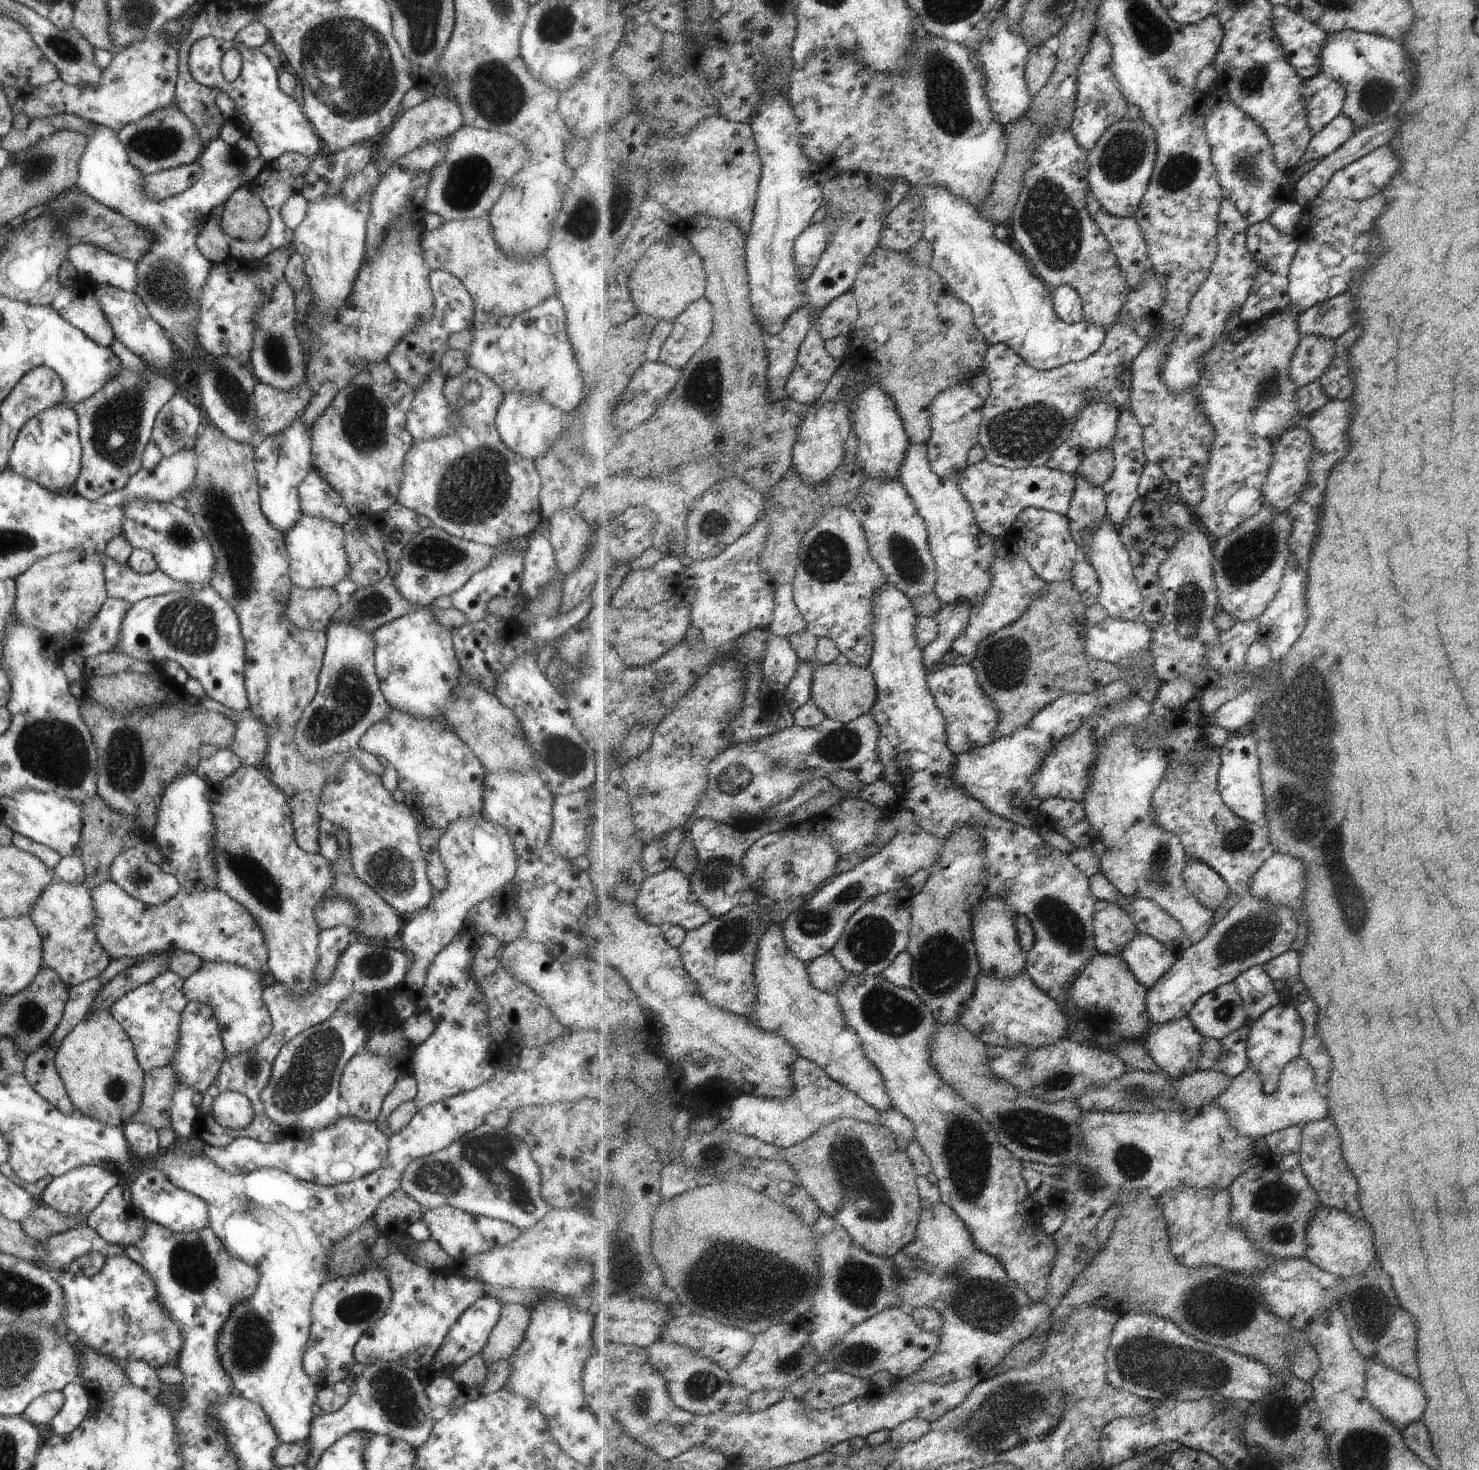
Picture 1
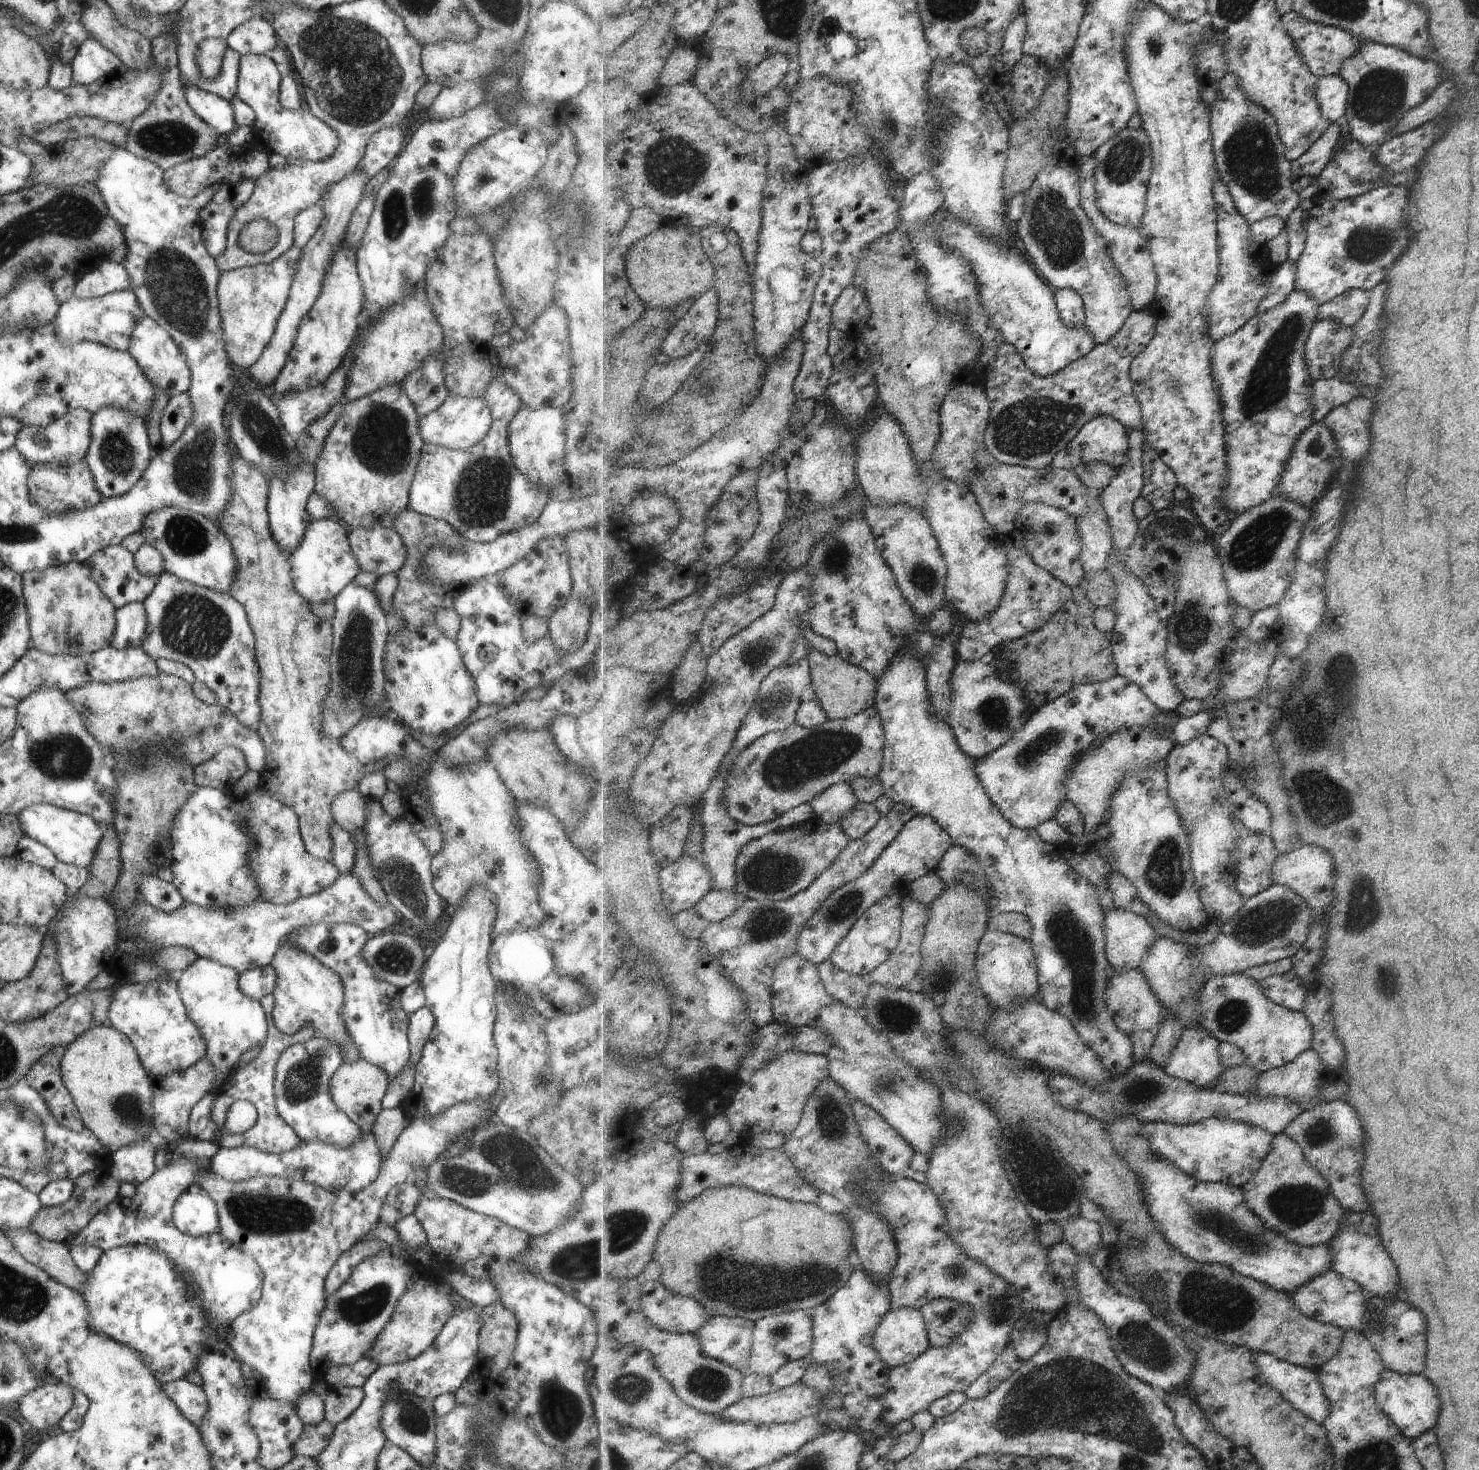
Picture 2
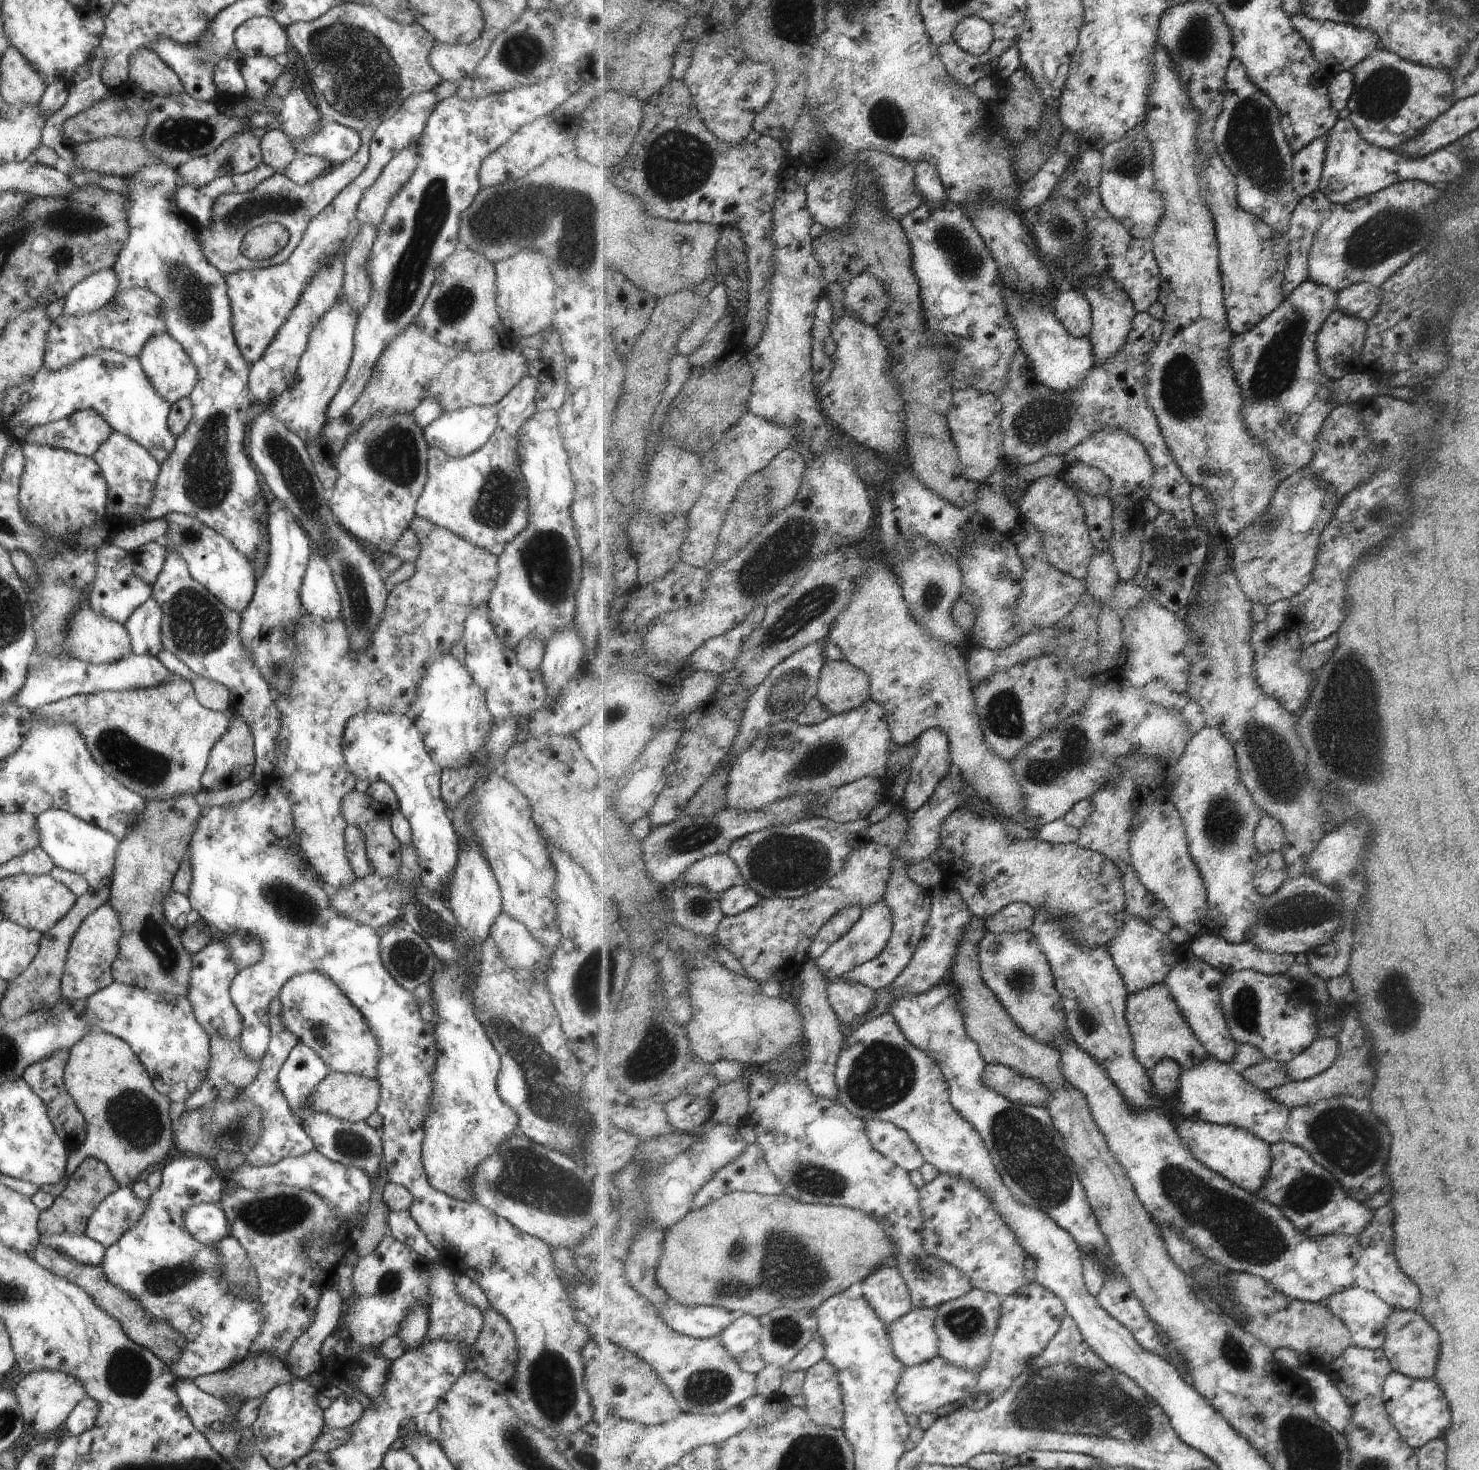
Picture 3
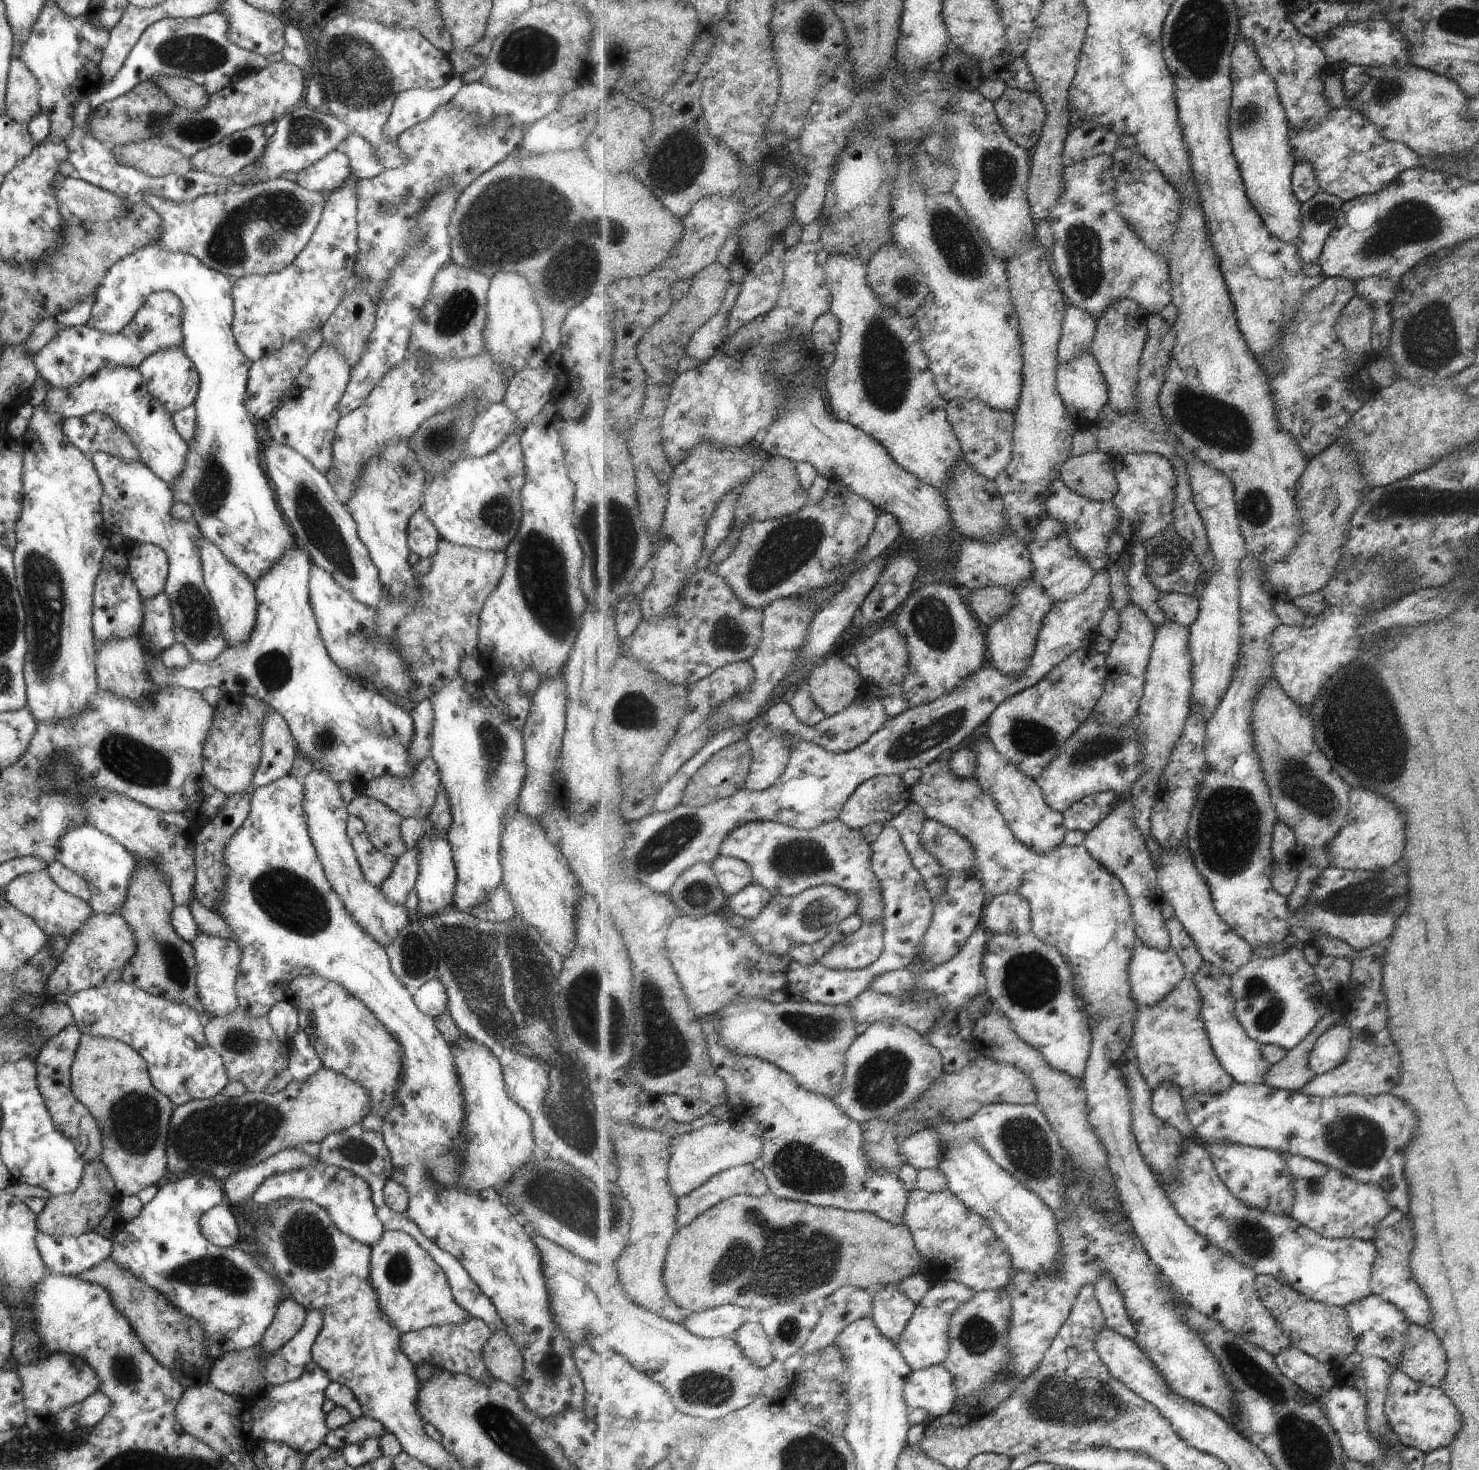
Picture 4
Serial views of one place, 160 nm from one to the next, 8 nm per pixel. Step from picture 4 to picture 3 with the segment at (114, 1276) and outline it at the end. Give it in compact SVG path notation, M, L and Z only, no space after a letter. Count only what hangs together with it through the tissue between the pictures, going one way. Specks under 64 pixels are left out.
M40 1242L29 1253L33 1260L41 1265L43 1268L50 1270L57 1276L65 1277L73 1284L80 1286L89 1296L93 1302L103 1311L112 1316L123 1327L128 1340L132 1340L135 1344L148 1348L161 1362L166 1365L174 1363L180 1352L184 1349L185 1339L169 1323L165 1321L156 1321L153 1317L148 1315L148 1312L138 1304L138 1300L133 1298L128 1292L121 1290L119 1287L113 1286L103 1274L100 1264L84 1265L75 1263L73 1259L69 1259L65 1255L59 1253L57 1250L43 1247Z

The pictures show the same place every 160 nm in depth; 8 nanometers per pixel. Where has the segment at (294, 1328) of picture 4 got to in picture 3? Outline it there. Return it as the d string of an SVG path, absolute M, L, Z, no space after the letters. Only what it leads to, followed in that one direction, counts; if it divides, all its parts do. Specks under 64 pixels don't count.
M265 1353L245 1355L239 1362L235 1364L231 1363L223 1370L192 1379L193 1384L205 1394L219 1397L224 1401L226 1397L236 1397L243 1404L251 1400L251 1398L263 1396L263 1394L278 1384L283 1384L292 1380L293 1378L291 1378L286 1366L279 1359L270 1357Z

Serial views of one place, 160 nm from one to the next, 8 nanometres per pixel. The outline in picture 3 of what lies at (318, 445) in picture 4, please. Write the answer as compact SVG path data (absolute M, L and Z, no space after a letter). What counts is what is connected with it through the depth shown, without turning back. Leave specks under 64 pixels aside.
M337 298L314 324L287 388L277 397L270 411L305 445L311 445L320 436L321 427L329 421L325 414L327 405L348 371L357 320L357 313L348 302Z

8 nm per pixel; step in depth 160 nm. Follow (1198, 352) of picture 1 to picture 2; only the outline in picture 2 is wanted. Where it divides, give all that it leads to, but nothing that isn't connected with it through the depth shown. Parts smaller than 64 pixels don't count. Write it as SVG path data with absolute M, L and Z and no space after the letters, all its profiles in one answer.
M1219 176L1213 187L1218 214L1218 244L1220 245L1220 274L1212 295L1208 300L1209 337L1215 342L1231 336L1243 328L1249 320L1258 314L1260 304L1264 302L1272 286L1273 274L1279 266L1269 256L1267 244L1258 243L1251 232L1248 218L1236 207L1230 188Z

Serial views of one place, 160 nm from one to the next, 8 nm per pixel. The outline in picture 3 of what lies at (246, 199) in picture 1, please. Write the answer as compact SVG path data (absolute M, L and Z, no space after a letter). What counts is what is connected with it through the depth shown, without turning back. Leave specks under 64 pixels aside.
M263 223L247 231L239 244L239 252L254 262L277 254L288 241L288 232L279 223Z

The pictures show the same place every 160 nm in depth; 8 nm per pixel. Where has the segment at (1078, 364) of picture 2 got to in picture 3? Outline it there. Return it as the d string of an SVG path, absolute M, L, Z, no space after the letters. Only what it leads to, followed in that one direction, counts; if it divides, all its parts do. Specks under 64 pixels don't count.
M1138 312L1128 343L1109 363L1097 365L1077 391L1060 393L1042 385L1031 371L1028 358L1019 351L1012 365L1010 383L997 393L1002 400L1002 430L1006 458L1010 468L1033 464L1049 454L1068 455L1077 445L1107 428L1121 429L1145 445L1156 472L1149 491L1150 500L1160 511L1173 513L1177 523L1190 529L1198 516L1193 508L1192 490L1195 486L1176 463L1172 450L1161 432L1156 412L1148 401L1146 386L1152 370L1151 353L1156 350L1164 334L1164 323L1151 314Z

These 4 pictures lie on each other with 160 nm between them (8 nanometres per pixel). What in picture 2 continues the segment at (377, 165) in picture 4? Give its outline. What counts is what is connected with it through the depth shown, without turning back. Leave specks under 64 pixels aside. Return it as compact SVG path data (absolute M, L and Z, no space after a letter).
M240 55L234 98L248 104L254 112L251 144L263 146L269 150L268 154L275 153L286 159L315 161L329 158L338 145L337 133L310 112L303 109L290 111L281 106L278 84L283 71L265 55Z

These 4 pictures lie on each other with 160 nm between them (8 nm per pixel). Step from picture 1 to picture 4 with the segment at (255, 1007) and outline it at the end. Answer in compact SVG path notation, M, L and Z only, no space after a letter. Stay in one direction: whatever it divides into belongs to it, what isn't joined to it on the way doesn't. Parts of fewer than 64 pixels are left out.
M205 933L197 934L191 940L191 944L196 962L196 977L194 979L204 1019L231 1012L238 1005L234 984L239 972L240 948L231 939L222 939Z

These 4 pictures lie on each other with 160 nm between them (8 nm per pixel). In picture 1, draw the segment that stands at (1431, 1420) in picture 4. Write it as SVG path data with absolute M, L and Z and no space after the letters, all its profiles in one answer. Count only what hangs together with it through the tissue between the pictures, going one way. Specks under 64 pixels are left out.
M1368 1360L1368 1397L1382 1415L1393 1420L1398 1429L1419 1421L1425 1406L1421 1386L1411 1377Z

